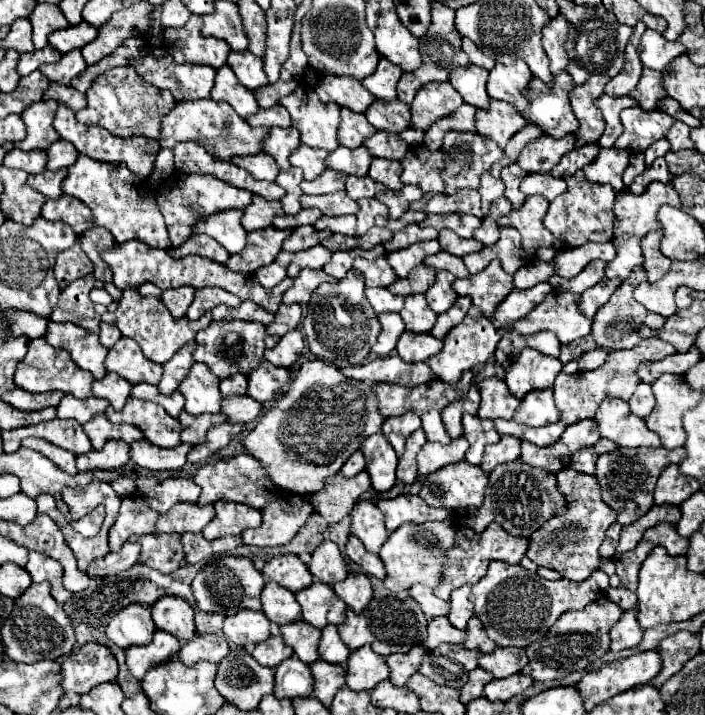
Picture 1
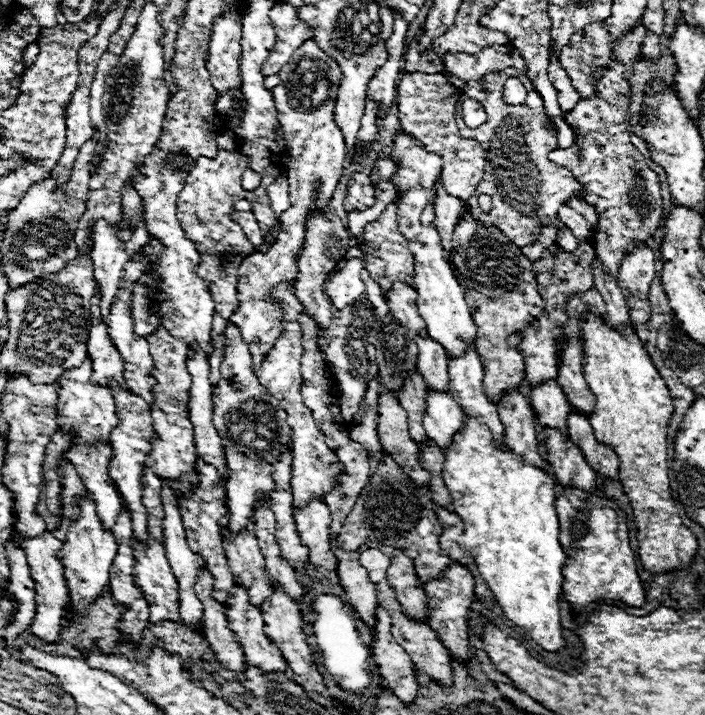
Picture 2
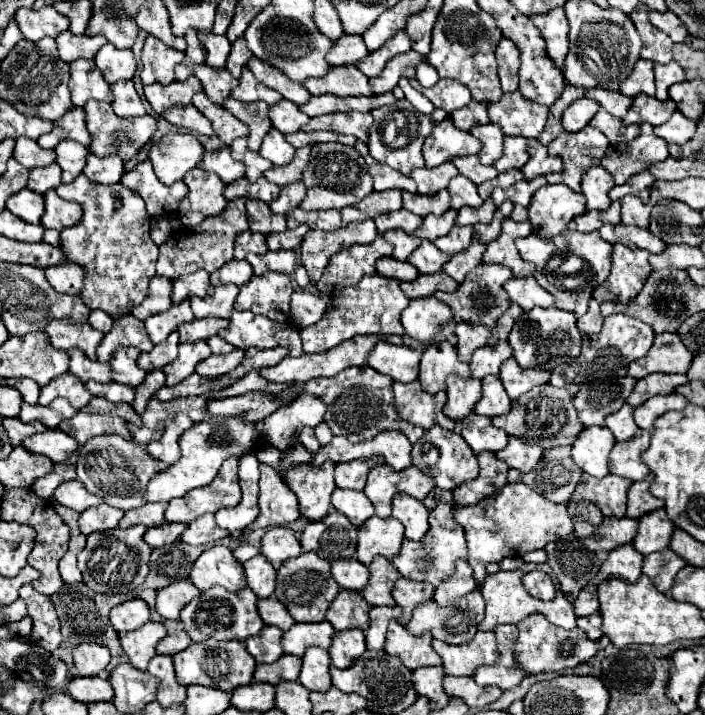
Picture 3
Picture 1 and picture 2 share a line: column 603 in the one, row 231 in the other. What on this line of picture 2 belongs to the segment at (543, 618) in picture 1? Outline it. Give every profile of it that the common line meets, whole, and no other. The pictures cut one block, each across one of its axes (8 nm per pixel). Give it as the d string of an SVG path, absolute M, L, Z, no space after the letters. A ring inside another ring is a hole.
M570 200L560 208L560 220L572 230L578 242L590 242L598 228L598 212L584 200Z

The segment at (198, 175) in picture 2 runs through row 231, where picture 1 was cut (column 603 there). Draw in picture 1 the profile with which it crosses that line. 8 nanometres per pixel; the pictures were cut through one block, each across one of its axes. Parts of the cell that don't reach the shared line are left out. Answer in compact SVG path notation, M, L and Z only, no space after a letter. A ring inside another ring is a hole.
M584 172L564 176L568 190L550 202L550 210L544 218L544 226L564 242L568 248L582 246L586 242L608 242L614 234L614 202L618 192L608 184L590 184Z

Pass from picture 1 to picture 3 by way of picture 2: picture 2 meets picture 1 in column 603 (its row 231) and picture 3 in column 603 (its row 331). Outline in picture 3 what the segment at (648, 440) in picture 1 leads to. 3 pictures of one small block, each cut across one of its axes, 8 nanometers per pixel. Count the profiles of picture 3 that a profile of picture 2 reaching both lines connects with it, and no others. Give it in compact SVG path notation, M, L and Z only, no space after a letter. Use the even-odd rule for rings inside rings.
M590 426L574 442L572 458L584 472L602 478L608 474L608 454L614 444L616 438L606 426Z

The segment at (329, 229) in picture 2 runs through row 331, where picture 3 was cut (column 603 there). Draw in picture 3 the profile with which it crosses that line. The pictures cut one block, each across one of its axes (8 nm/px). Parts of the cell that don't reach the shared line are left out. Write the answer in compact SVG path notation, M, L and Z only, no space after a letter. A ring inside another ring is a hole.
M592 298L588 312L582 318L578 318L578 328L582 334L596 334L596 332L600 332L602 322L604 322L604 318L600 314L600 304Z

